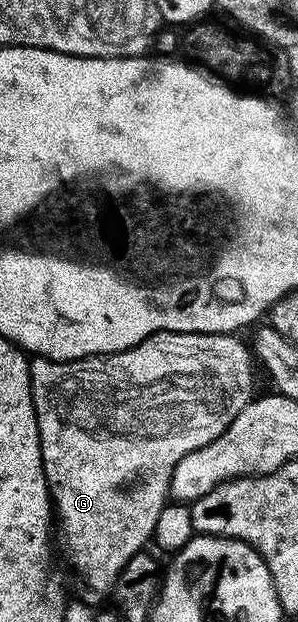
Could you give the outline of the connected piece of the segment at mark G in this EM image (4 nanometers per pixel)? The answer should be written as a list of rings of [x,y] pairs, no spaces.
[[[152,333],[145,341],[138,342],[134,347],[124,349],[120,353],[110,353],[98,357],[83,357],[77,361],[51,361],[49,357],[33,356],[28,362],[30,383],[32,384],[32,398],[34,411],[38,419],[38,435],[40,436],[40,450],[48,490],[52,496],[54,517],[58,522],[58,541],[64,544],[64,553],[70,564],[76,568],[84,590],[80,597],[88,605],[96,605],[107,598],[116,585],[120,572],[130,563],[135,553],[145,548],[144,544],[152,541],[154,525],[158,523],[158,515],[162,515],[162,507],[169,504],[172,491],[172,476],[174,467],[182,463],[190,451],[198,451],[198,447],[206,447],[242,411],[254,400],[256,389],[256,373],[252,370],[254,357],[249,346],[239,341],[239,336],[226,333]]]

